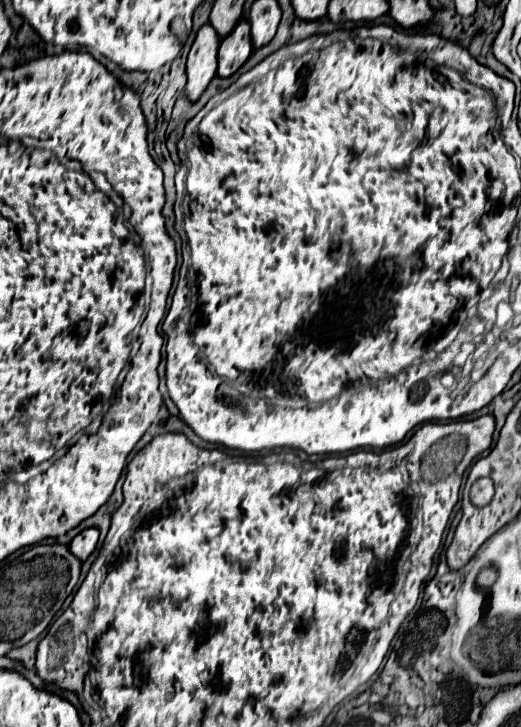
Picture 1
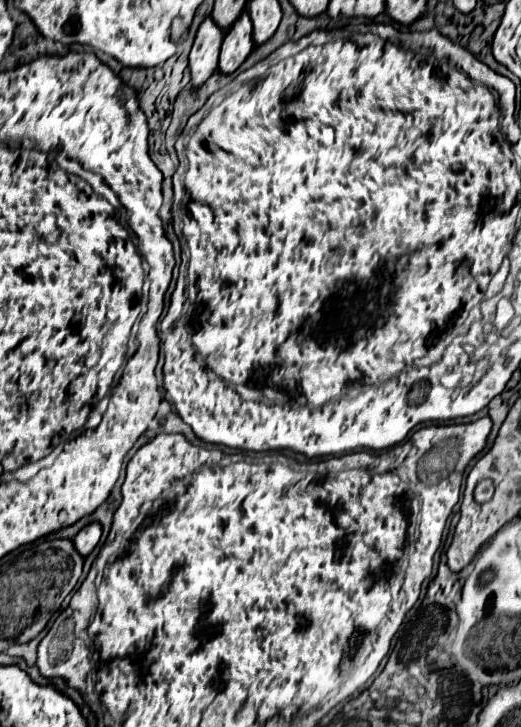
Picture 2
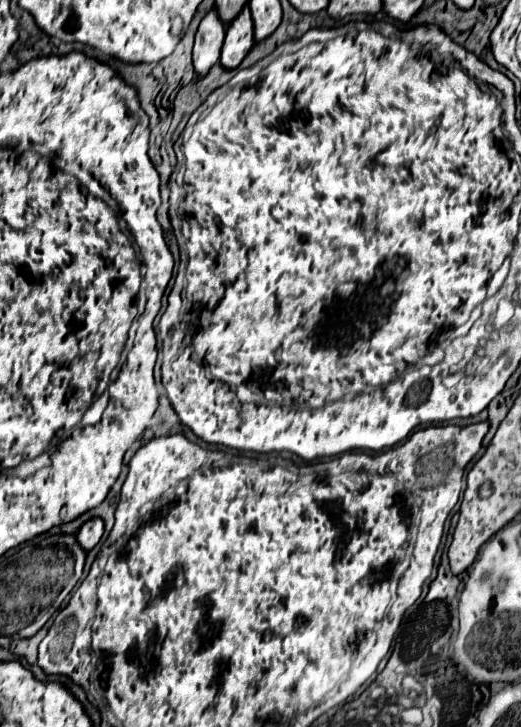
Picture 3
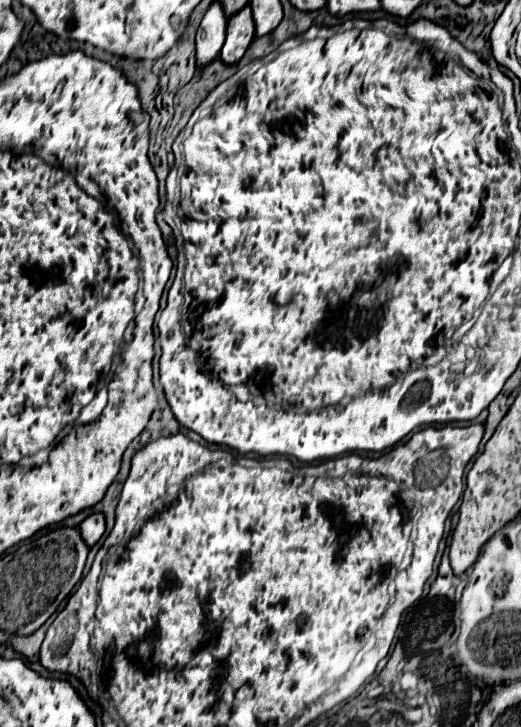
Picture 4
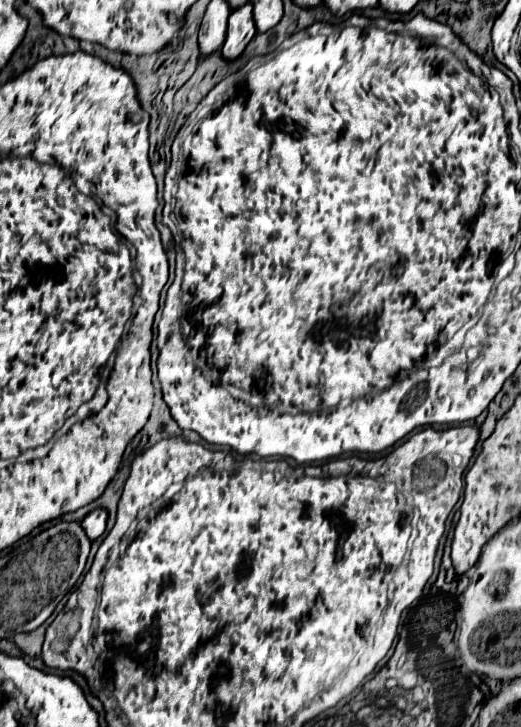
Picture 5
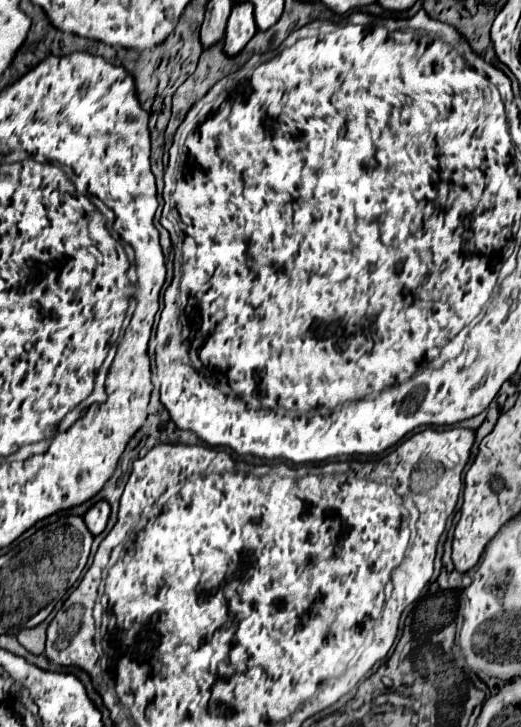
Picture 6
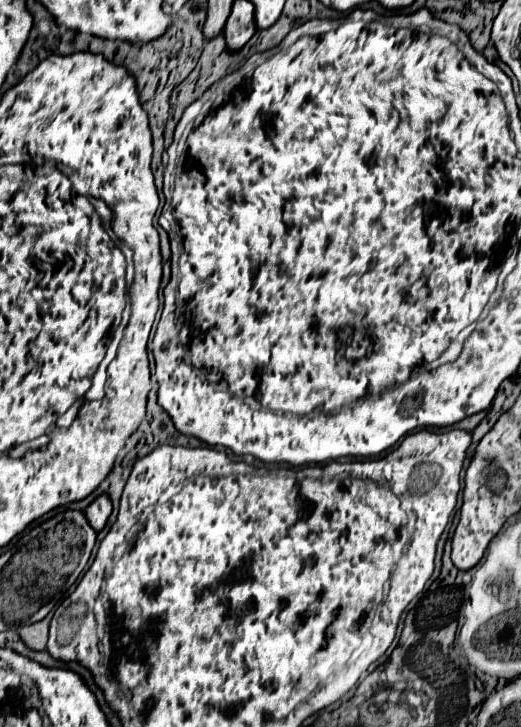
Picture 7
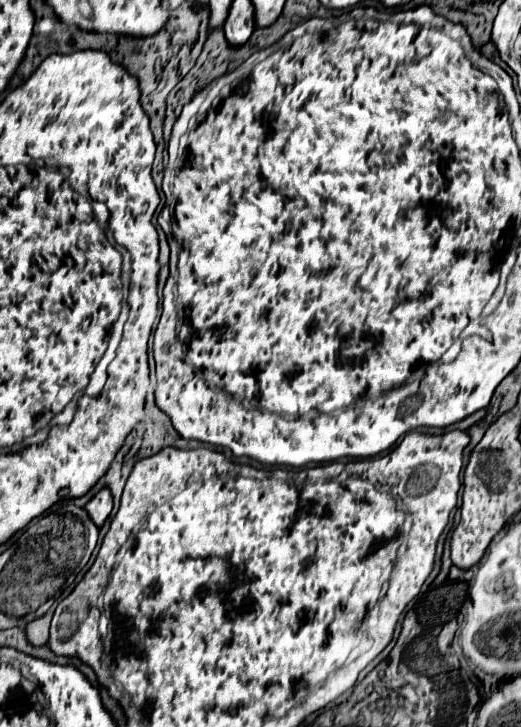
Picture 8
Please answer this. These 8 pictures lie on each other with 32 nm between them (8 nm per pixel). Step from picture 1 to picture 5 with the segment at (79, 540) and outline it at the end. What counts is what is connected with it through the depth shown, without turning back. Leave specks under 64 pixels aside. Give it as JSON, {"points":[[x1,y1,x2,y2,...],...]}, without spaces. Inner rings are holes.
{"points":[[104,506,94,508,94,510,82,520,84,530,88,532,88,536,92,536,92,540,96,540,96,538,104,532,104,528,106,528,106,520,108,520,108,510,106,510]]}

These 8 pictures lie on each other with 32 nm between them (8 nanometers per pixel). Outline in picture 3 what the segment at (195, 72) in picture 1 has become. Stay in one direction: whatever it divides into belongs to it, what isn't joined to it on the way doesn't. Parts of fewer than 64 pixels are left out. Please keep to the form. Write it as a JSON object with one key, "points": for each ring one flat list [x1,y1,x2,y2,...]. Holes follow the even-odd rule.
{"points":[[212,8,198,26,194,42,194,70,198,76,204,76,212,64,220,58,220,48,224,44,226,26,216,8]]}

